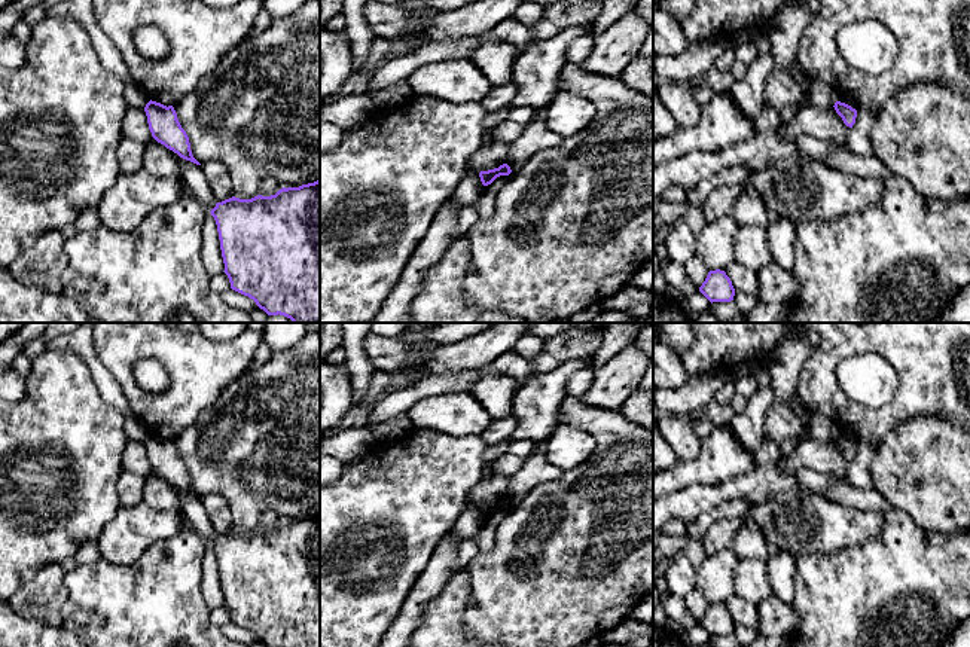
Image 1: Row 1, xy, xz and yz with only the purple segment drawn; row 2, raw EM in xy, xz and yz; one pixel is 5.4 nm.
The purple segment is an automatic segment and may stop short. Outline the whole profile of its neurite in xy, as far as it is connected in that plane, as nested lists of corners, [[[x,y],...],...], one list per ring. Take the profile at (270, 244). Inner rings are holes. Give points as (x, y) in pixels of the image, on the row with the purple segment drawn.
[[[320,180],[283,187],[271,196],[232,196],[210,213],[217,225],[231,289],[253,299],[268,315],[320,323]]]

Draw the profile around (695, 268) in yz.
[[[695,254],[683,266],[689,280],[699,289],[710,272],[704,260]]]

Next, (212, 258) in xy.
[[[208,213],[201,228],[201,239],[202,239],[201,259],[207,272],[211,277],[223,272],[225,263],[220,250],[220,239],[217,225],[211,213]]]

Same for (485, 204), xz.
[[[512,171],[509,176],[500,176],[491,184],[484,186],[482,195],[475,202],[479,222],[484,222],[492,217],[494,207],[495,207],[495,196],[500,187],[512,177],[513,173],[515,171]]]

